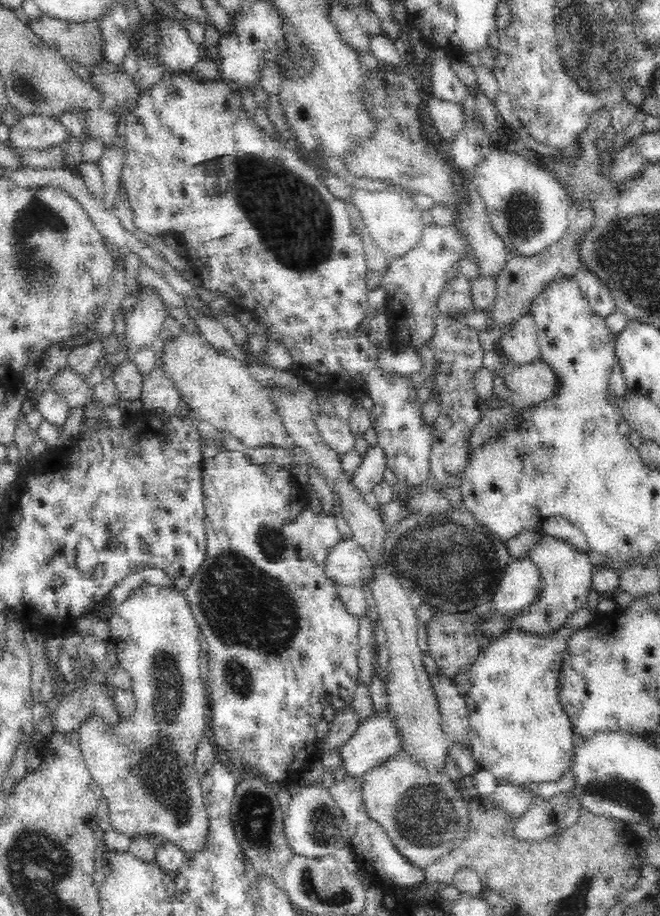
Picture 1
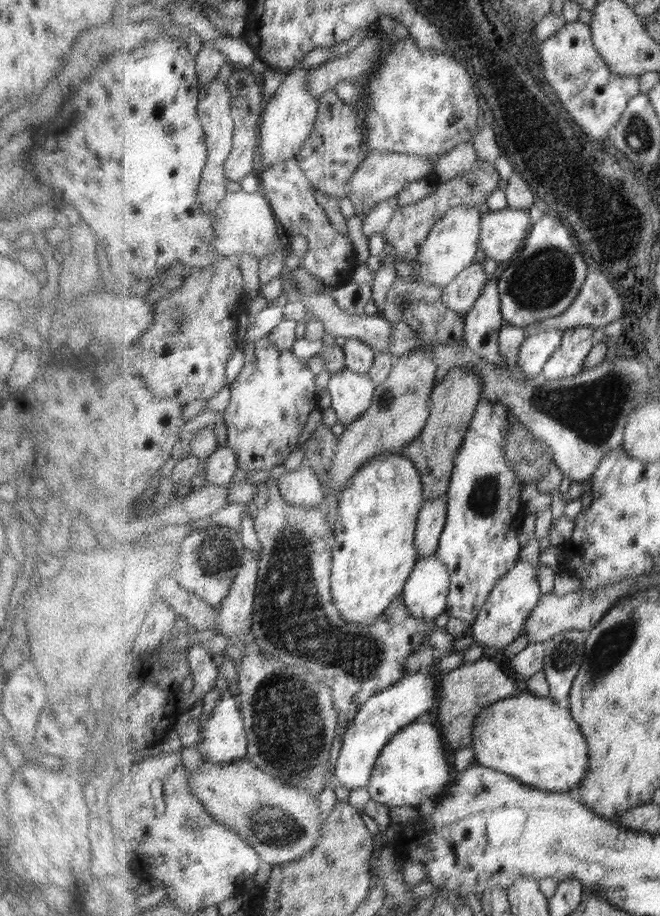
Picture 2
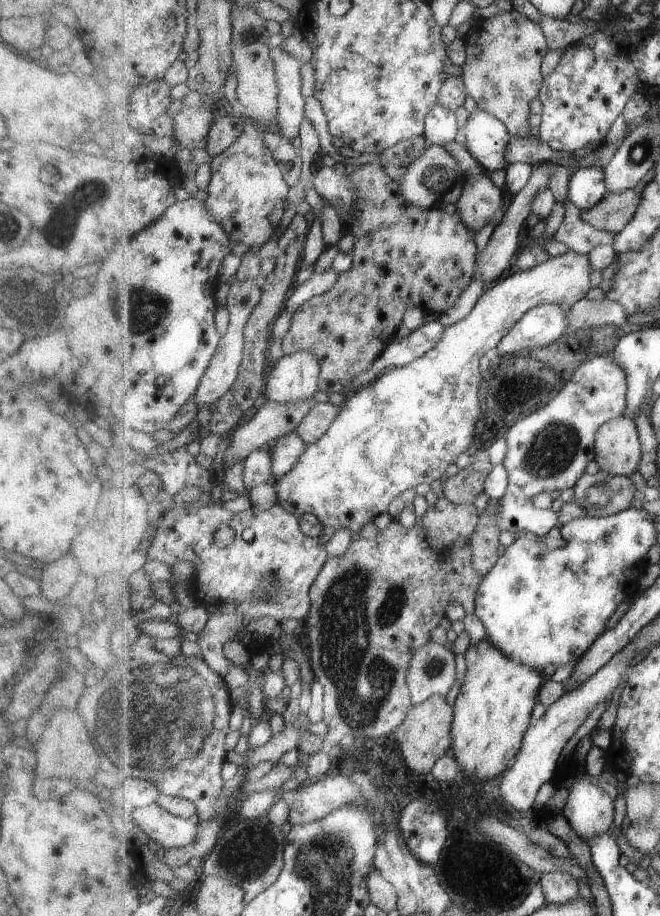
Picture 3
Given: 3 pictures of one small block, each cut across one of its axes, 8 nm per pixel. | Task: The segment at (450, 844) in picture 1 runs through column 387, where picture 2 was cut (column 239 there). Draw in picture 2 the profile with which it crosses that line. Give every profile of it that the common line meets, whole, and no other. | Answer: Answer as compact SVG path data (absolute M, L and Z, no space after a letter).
M247 758L235 762L204 760L201 766L197 766L189 773L189 789L193 795L197 795L219 823L243 835L259 851L263 862L271 866L293 862L311 852L321 840L321 828L325 819L321 818L319 802L315 795L309 793L305 787L295 788L291 783L269 775Z

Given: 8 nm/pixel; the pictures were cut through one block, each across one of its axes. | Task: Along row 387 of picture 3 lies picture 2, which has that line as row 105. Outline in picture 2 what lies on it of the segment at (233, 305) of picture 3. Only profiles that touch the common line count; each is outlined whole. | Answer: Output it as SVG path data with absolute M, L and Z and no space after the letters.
M220 75L220 79L213 79L213 81L205 84L200 89L200 103L197 111L200 112L201 123L204 124L205 137L207 137L208 144L208 163L202 174L200 182L200 191L197 194L197 201L199 201L200 208L210 214L216 211L222 204L222 200L228 195L227 187L230 182L228 176L225 175L225 163L229 155L232 154L234 146L234 132L236 131L235 119L233 119L232 107L232 92L227 88L224 79L225 75Z

